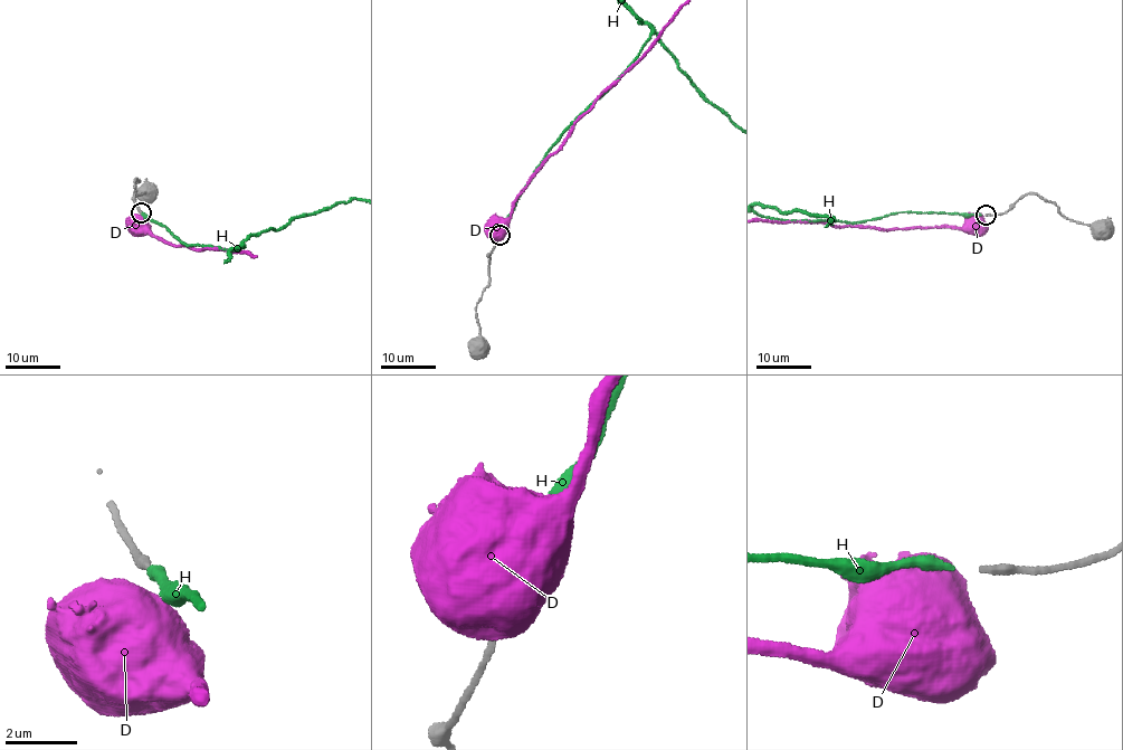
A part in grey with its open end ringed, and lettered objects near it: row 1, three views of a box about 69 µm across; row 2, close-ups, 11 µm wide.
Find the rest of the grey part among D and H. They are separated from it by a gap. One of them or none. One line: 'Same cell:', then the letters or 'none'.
Same cell: H

